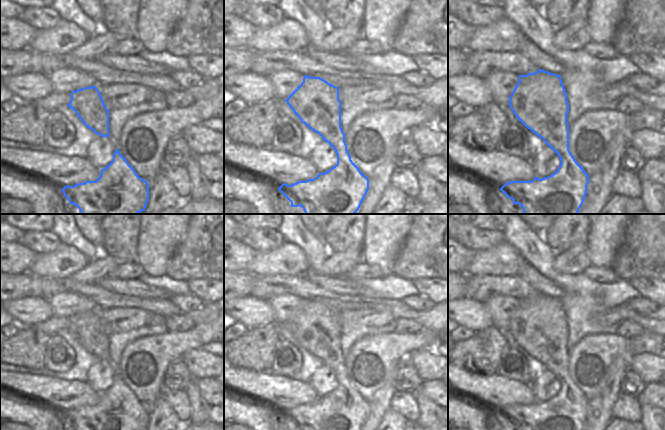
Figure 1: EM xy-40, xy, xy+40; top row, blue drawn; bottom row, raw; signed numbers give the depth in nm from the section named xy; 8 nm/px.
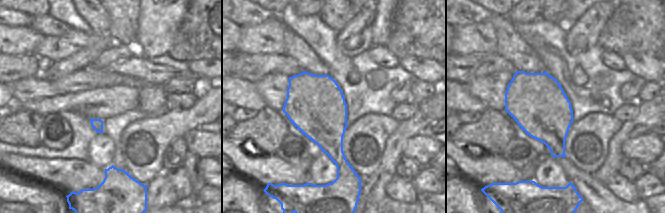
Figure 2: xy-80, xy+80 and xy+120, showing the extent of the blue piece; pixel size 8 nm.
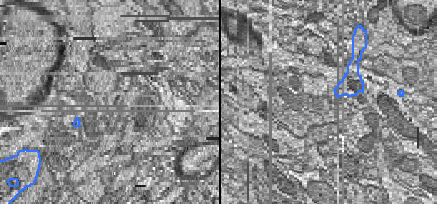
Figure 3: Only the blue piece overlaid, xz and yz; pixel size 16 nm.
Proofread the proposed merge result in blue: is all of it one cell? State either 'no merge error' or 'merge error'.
no merge error

